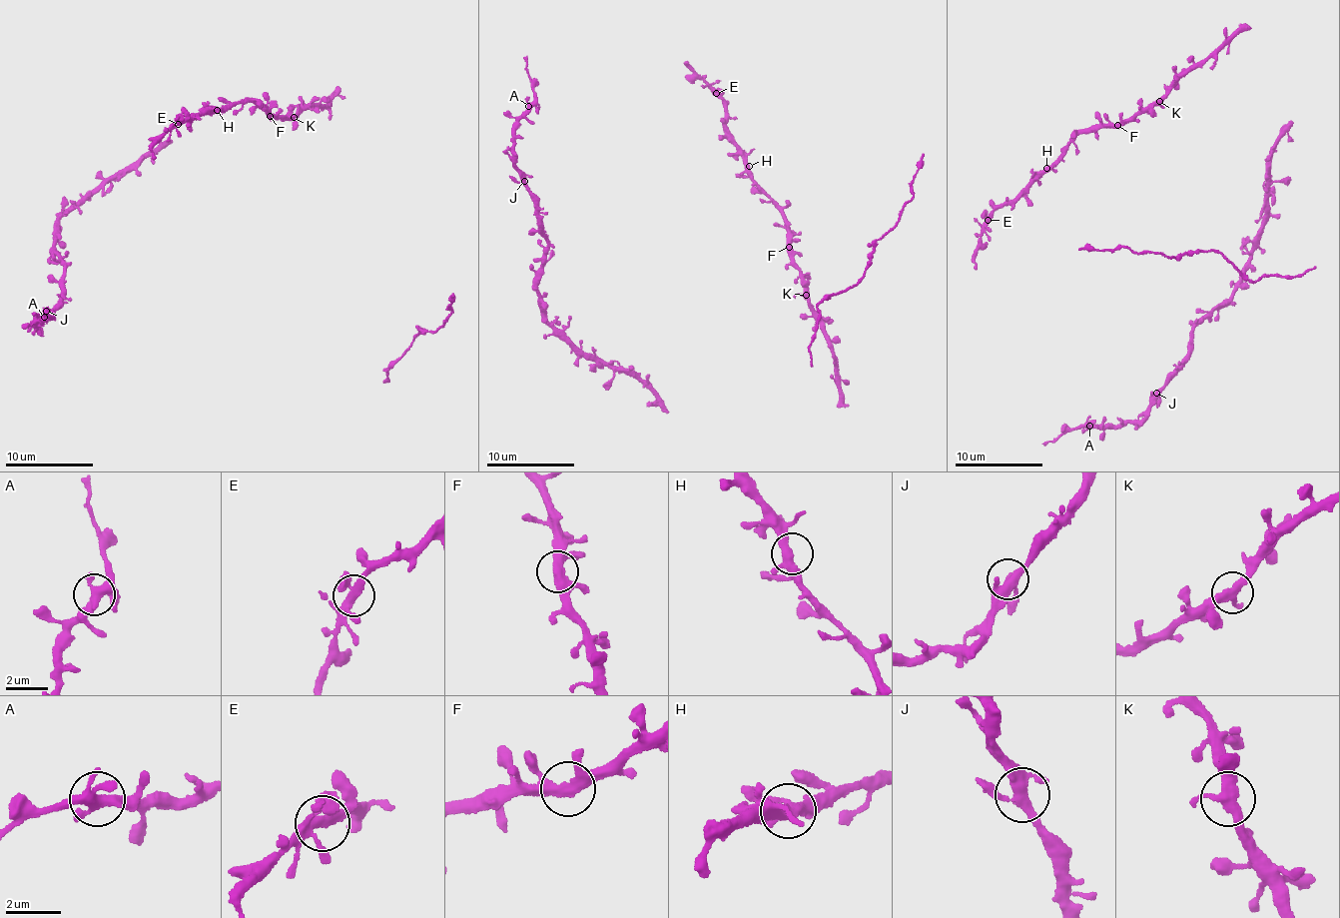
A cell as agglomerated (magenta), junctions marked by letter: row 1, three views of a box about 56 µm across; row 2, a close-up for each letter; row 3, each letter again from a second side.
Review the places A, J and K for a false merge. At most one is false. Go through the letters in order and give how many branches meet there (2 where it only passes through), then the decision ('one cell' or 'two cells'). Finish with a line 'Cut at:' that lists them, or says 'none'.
A: 4 | one cell
J: 4 | one cell
K: 4 | one cell
Cut at: none

